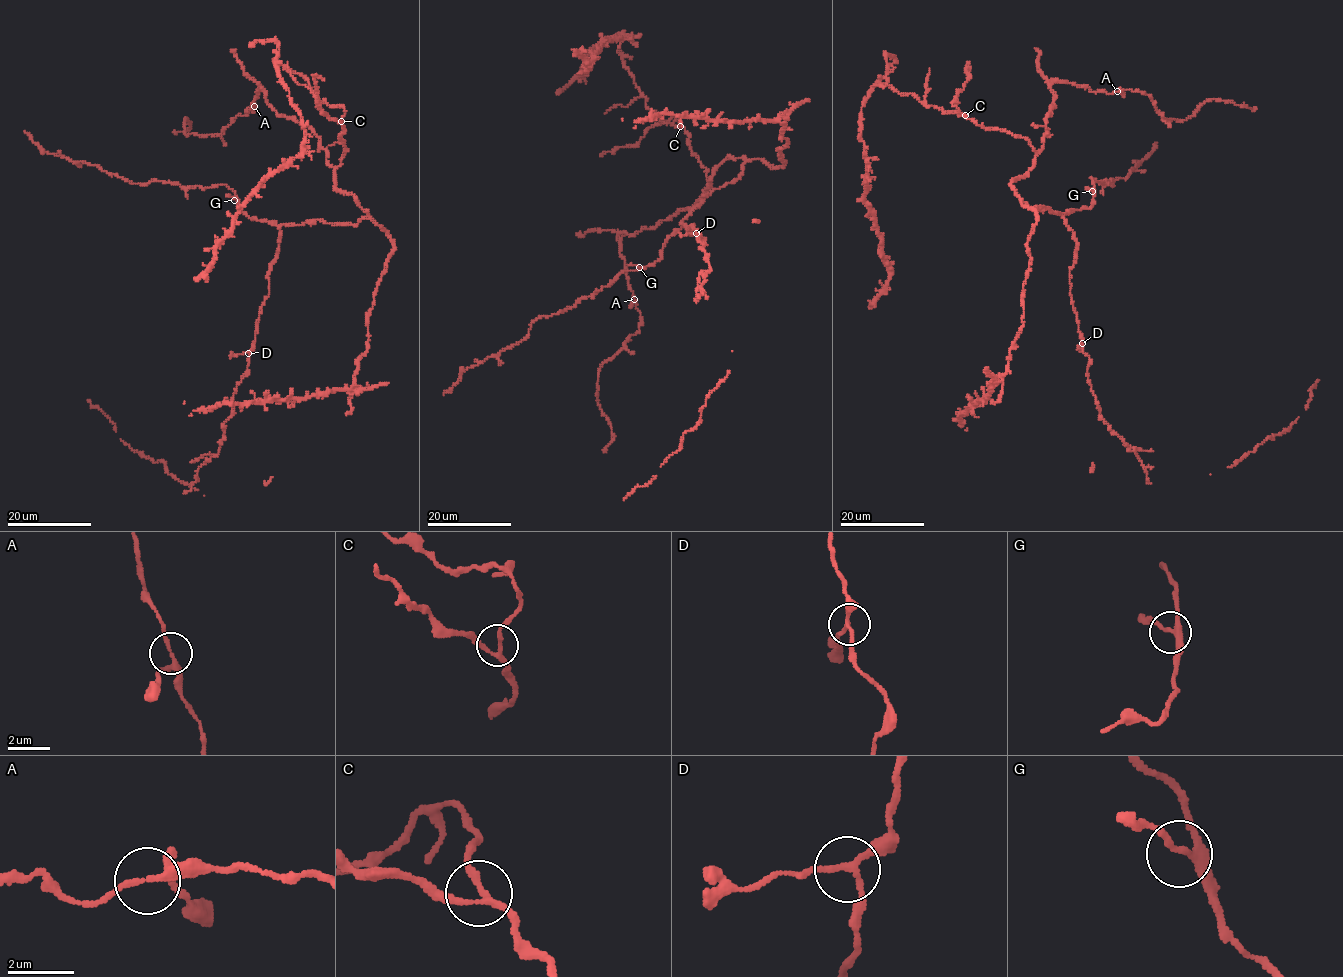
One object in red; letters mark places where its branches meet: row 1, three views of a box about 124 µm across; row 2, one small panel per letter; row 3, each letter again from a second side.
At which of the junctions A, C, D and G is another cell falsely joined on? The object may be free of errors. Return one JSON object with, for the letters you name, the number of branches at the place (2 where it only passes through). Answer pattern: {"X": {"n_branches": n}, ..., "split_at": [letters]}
{"split_at": []}

